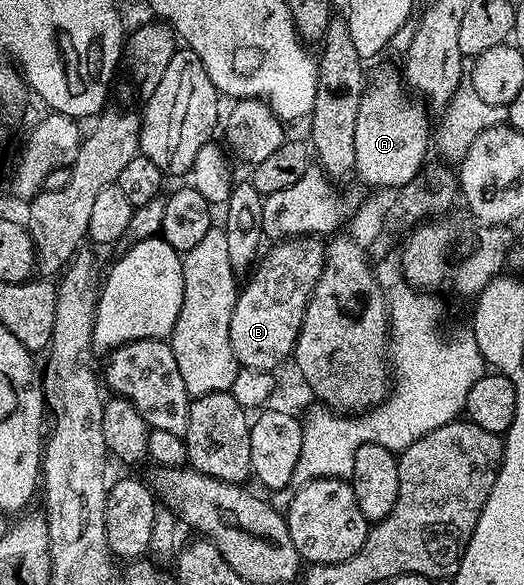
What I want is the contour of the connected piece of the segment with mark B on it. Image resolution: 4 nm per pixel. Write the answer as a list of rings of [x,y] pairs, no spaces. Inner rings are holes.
[[[300,236],[275,243],[274,249],[267,256],[265,253],[257,261],[256,267],[249,277],[251,280],[247,284],[241,285],[238,301],[232,310],[230,337],[232,338],[232,350],[242,368],[274,370],[277,369],[277,364],[282,364],[285,360],[287,363],[291,359],[294,344],[297,342],[302,329],[302,319],[306,313],[306,307],[314,294],[316,282],[326,265],[327,245],[321,244],[318,240],[321,239],[314,236]]]

